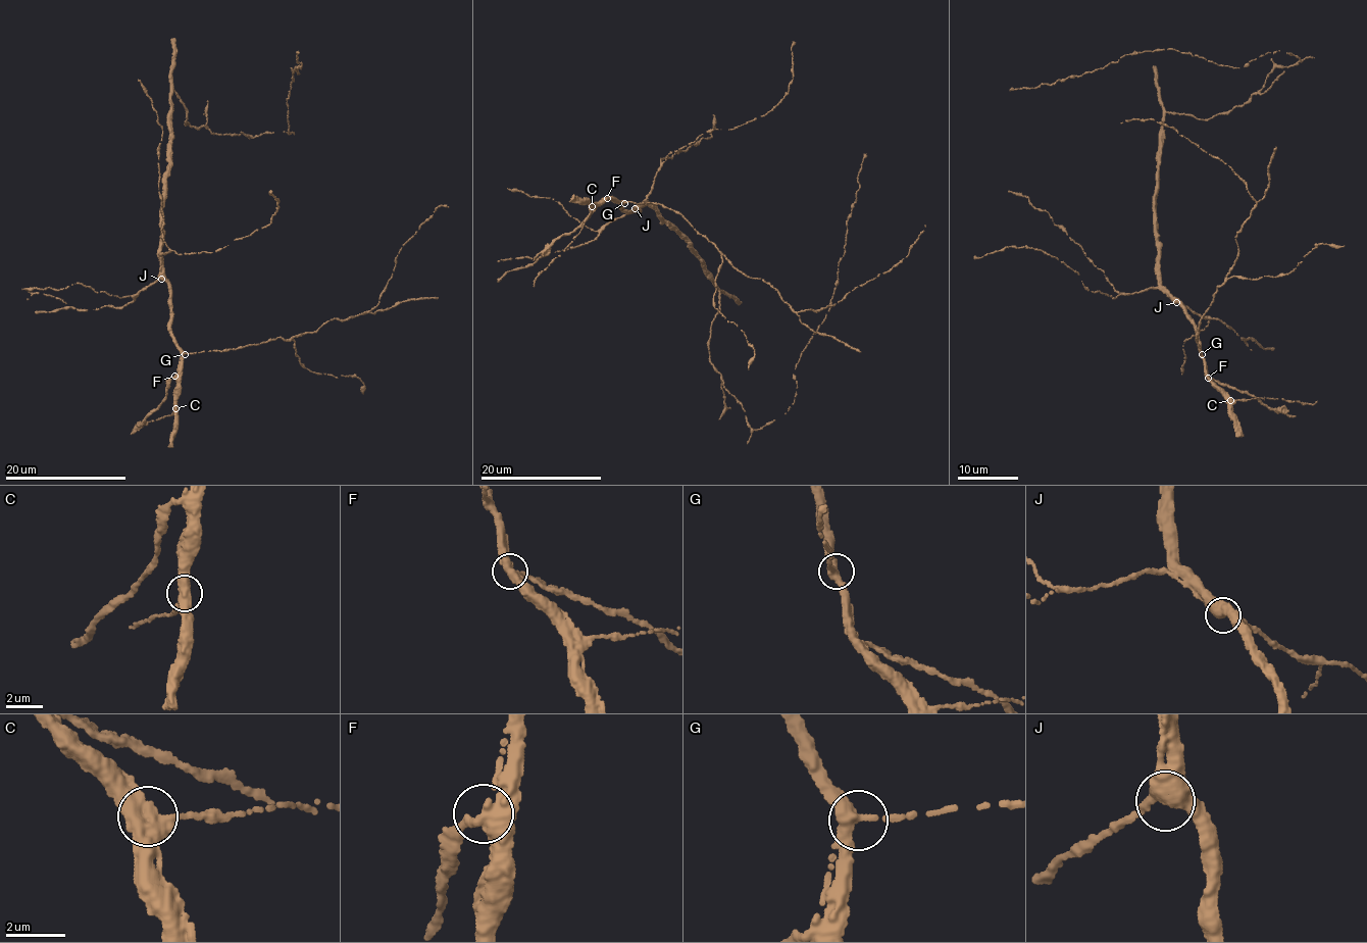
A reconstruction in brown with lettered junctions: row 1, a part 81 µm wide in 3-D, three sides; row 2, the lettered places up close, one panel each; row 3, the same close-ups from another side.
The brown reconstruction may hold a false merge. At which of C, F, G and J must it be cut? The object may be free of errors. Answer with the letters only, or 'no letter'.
F

